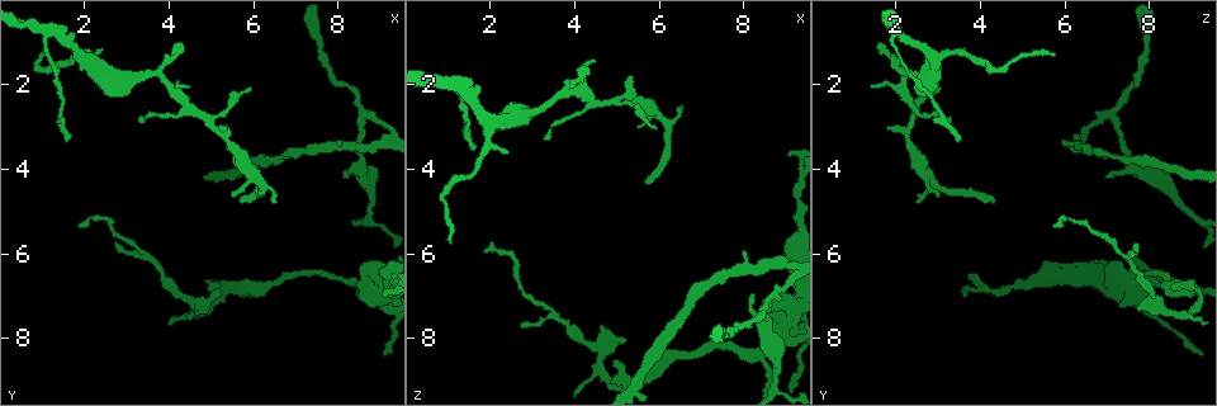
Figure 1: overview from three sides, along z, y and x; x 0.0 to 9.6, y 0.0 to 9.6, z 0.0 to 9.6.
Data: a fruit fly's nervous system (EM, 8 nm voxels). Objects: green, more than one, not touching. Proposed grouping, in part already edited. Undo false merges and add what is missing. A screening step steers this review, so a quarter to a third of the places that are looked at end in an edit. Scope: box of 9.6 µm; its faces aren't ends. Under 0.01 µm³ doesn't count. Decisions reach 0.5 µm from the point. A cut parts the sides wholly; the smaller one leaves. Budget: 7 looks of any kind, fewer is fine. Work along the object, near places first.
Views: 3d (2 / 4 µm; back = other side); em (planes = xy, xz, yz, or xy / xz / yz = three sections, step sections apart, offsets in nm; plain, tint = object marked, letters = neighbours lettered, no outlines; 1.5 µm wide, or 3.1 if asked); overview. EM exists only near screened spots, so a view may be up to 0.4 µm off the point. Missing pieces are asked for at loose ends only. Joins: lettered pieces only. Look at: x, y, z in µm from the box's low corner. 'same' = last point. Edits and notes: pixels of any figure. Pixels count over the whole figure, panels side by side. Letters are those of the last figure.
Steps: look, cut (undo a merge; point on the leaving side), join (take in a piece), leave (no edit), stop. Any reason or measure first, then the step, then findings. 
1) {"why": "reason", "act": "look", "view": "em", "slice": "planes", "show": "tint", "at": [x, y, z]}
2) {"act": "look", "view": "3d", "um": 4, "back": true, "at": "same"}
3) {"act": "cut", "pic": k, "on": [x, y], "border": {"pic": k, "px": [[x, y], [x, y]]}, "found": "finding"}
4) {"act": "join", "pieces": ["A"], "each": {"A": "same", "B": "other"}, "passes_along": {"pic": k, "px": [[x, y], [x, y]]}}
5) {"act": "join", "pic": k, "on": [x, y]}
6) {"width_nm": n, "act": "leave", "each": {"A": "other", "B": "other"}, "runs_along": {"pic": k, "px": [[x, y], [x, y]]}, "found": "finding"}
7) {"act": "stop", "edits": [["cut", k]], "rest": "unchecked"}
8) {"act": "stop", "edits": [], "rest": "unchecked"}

{"why": "an open end", "act": "look", "view": "em", "slice": "planes", "show": "letters", "at": [4.35, 1.00, 1.55]}

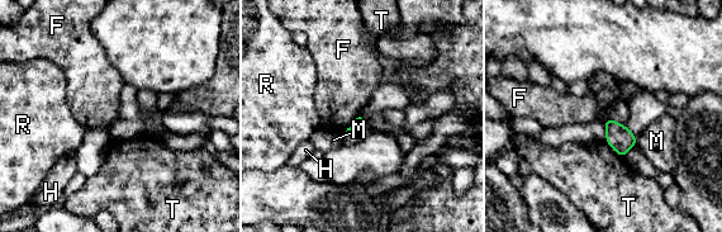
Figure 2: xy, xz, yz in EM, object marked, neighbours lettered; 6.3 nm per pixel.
{"act": "leave", "each": {"F": "other", "H": "other", "M": "other", "R": "other", "T": "other"}, "border": {"pic": 2, "px": [[359, 116], [345, 131]]}, "found": "no lettered piece goes on from it"}

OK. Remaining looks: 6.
{"why": "free end", "act": "look", "view": "em", "um": 3.1, "slice": "planes", "show": "letters", "at": [5.50, 4.60, 2.95]}

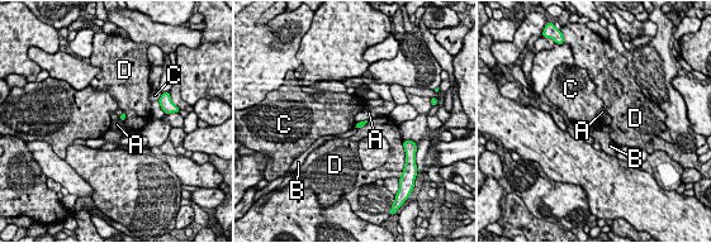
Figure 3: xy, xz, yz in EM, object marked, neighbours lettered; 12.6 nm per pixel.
{"act": "leave", "each": {"A": "other", "B": "other", "C": "other", "D": "other"}, "border": {"pic": 3, "px": [[366, 119], [355, 123]]}, "found": "none of them fits"}

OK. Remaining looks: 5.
{"why": "abrupt turn", "act": "look", "view": "3d", "um": 2, "at": [5.50, 6.80, 9.05]}

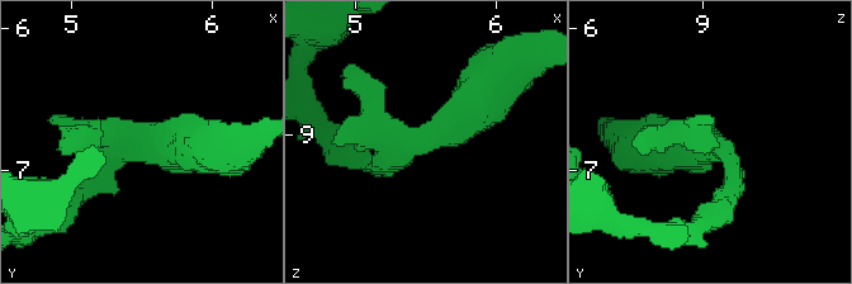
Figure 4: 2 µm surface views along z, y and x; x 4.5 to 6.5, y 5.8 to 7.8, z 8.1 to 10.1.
{"why": "now the EM", "act": "look", "view": "em", "slice": "planes", "show": "tint", "at": [5.44, 6.80, 9.04]}

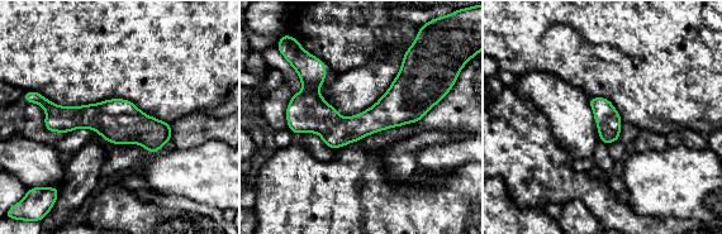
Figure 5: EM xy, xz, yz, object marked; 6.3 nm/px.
{"why": "see the neighbours", "act": "look", "view": "em", "slice": "planes", "show": "letters", "at": "same"}

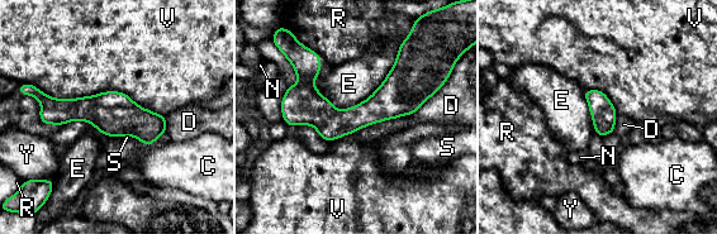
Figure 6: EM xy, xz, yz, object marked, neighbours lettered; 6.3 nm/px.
{"longest_contact_nm": ["V", 900], "act": "leave", "each": {"C": "other", "D": "other", "E": "other", "N": "other", "R": "other", "S": "other", "V": "other", "Y": "other"}, "border": {"pic": 6, "px": [[399, 46], [351, 106], [312, 82]]}, "found": "one cell here"}

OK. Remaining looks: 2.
{"act": "stop", "edits": [], "rest": "unchecked"}

